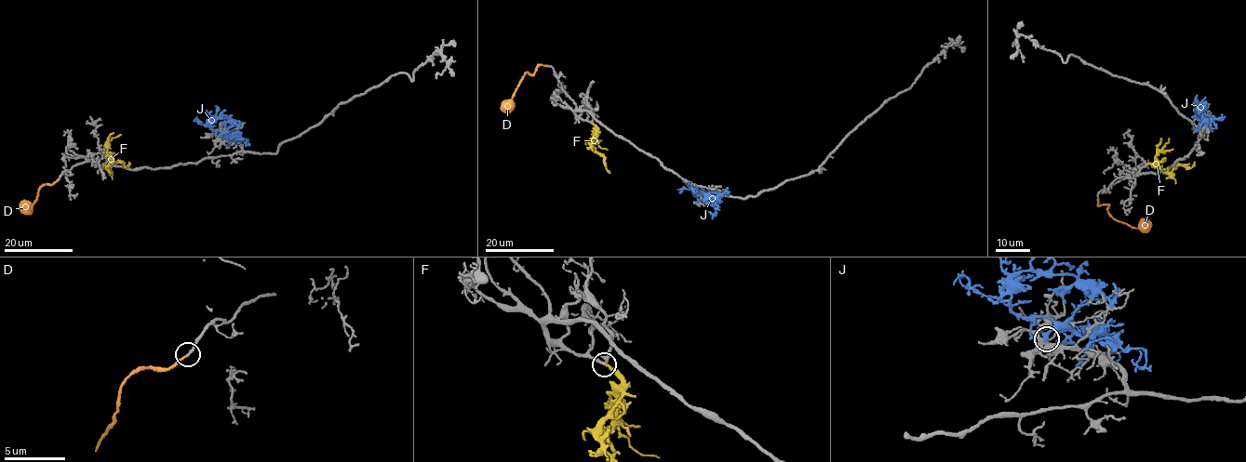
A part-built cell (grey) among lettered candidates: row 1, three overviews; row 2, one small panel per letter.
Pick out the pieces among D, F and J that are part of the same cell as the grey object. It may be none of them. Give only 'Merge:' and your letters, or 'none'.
Merge: none

